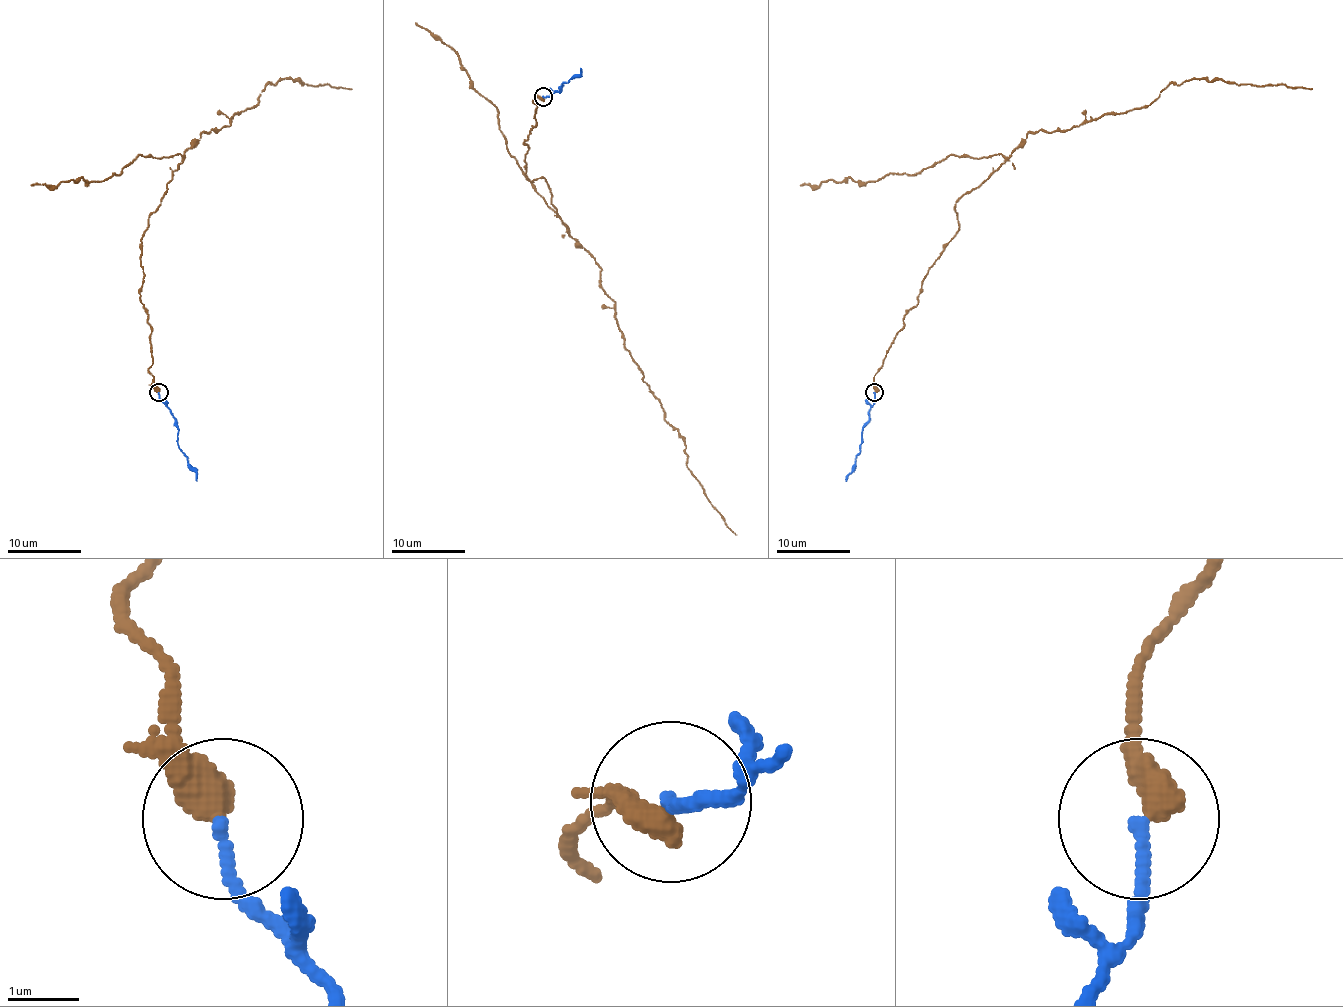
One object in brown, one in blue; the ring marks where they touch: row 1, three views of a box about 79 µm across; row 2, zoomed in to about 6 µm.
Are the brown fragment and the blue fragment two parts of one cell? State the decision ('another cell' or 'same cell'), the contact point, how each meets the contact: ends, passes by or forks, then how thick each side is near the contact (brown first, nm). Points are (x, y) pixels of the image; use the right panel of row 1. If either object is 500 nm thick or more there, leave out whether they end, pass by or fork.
same cell | (874, 392) | brown ends | blue ends | 480/150 nm

